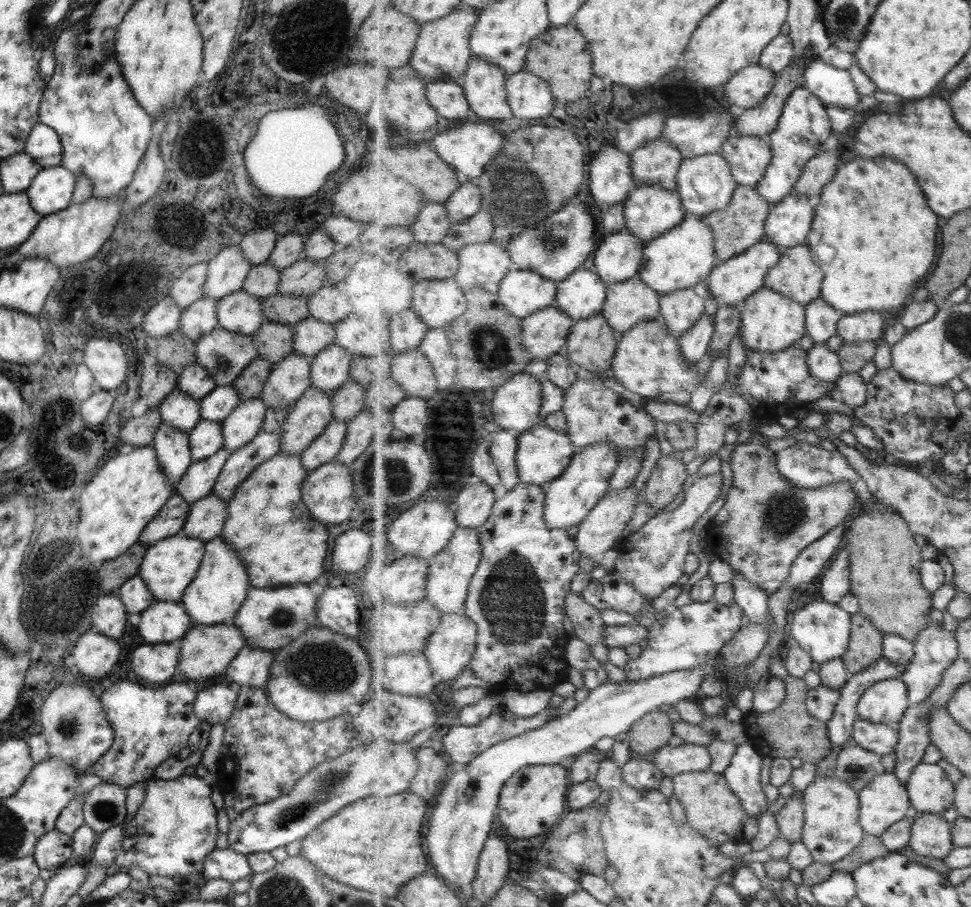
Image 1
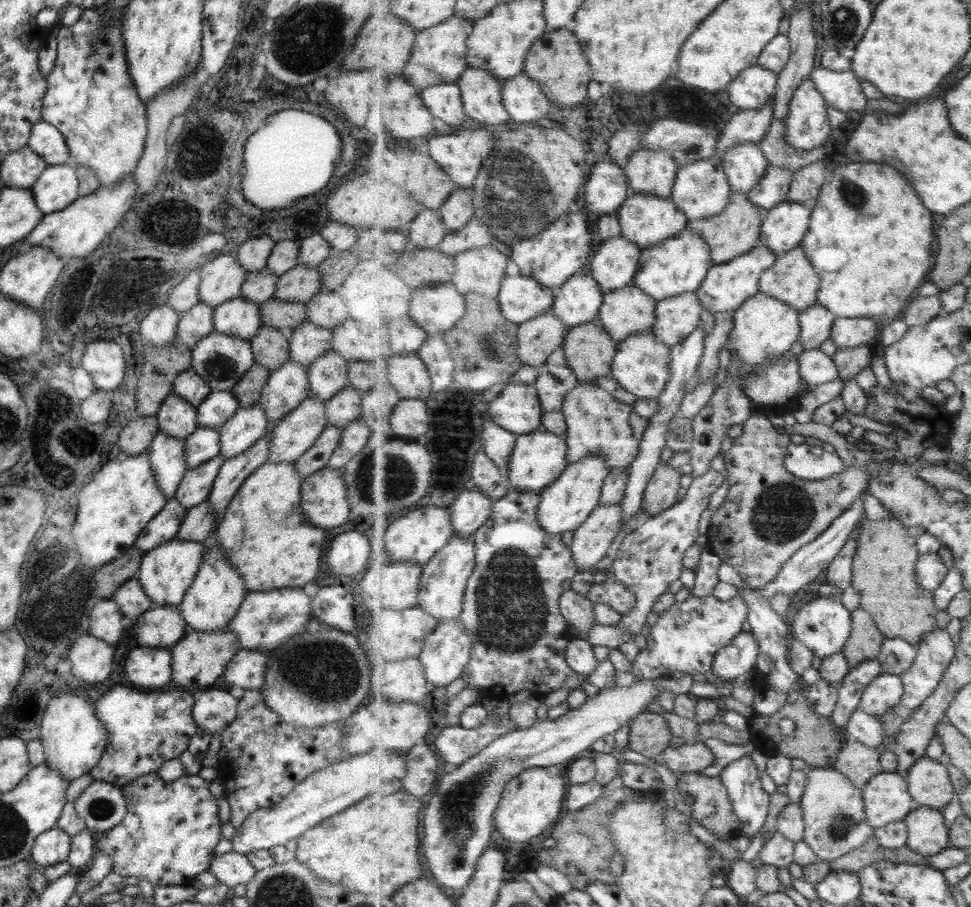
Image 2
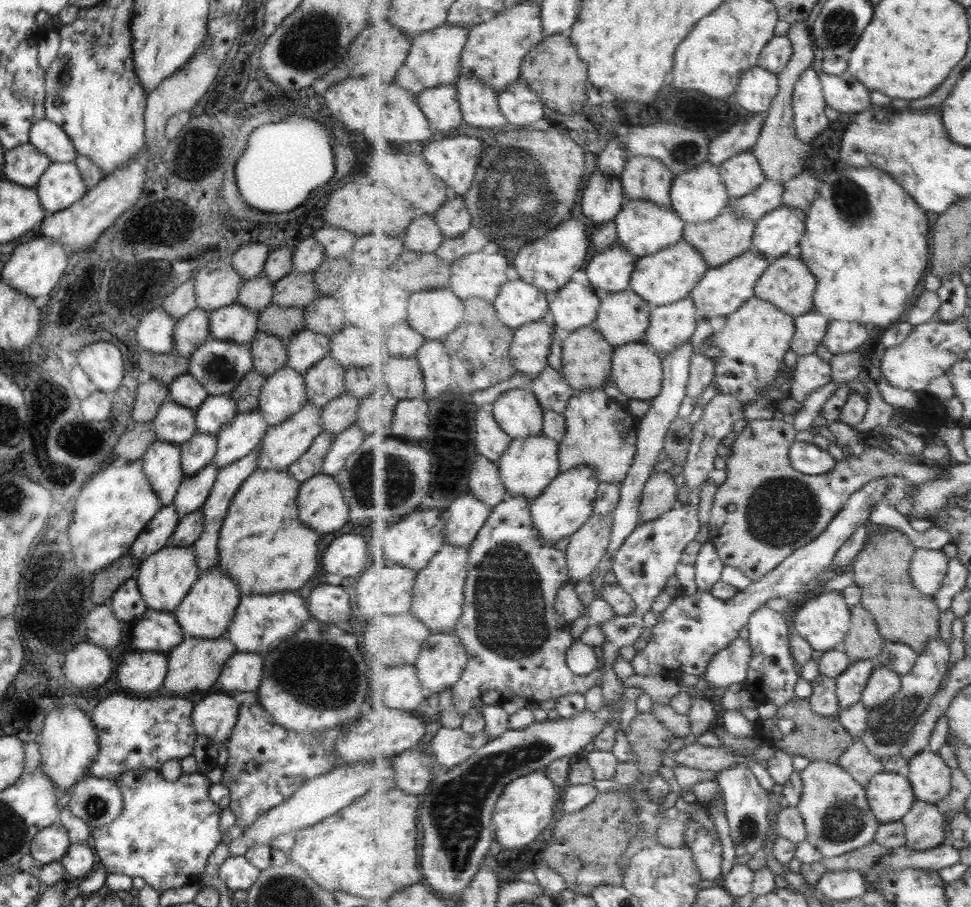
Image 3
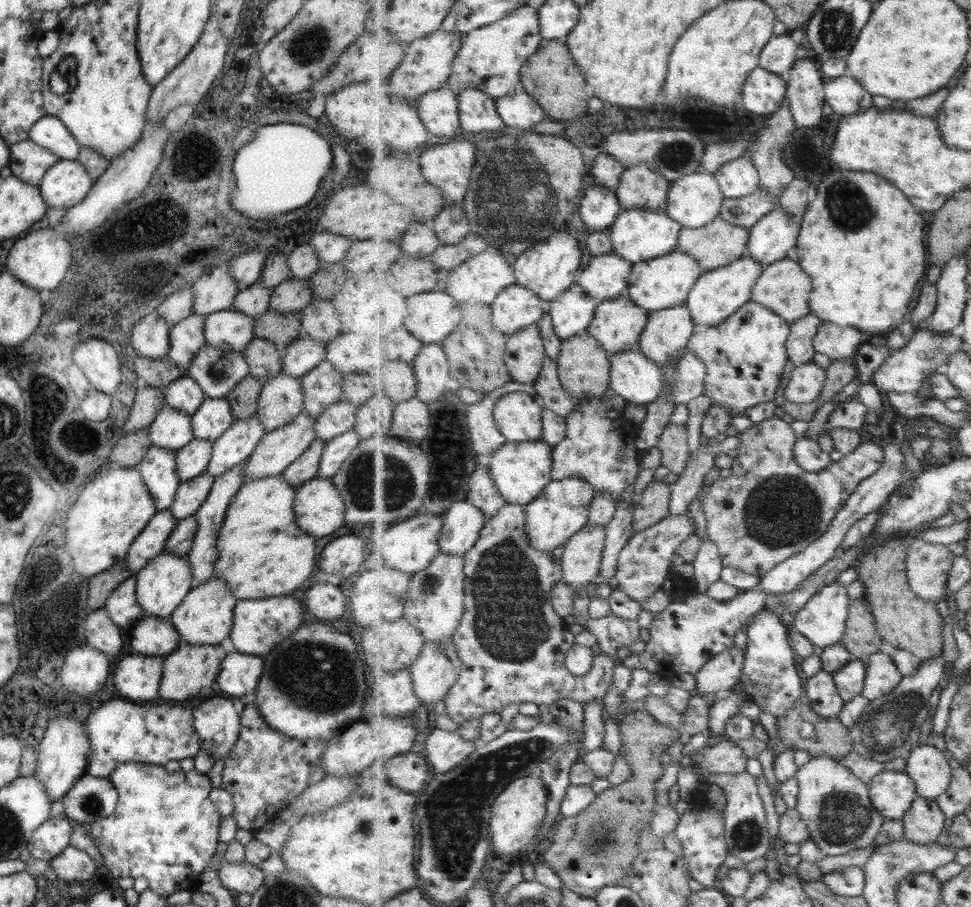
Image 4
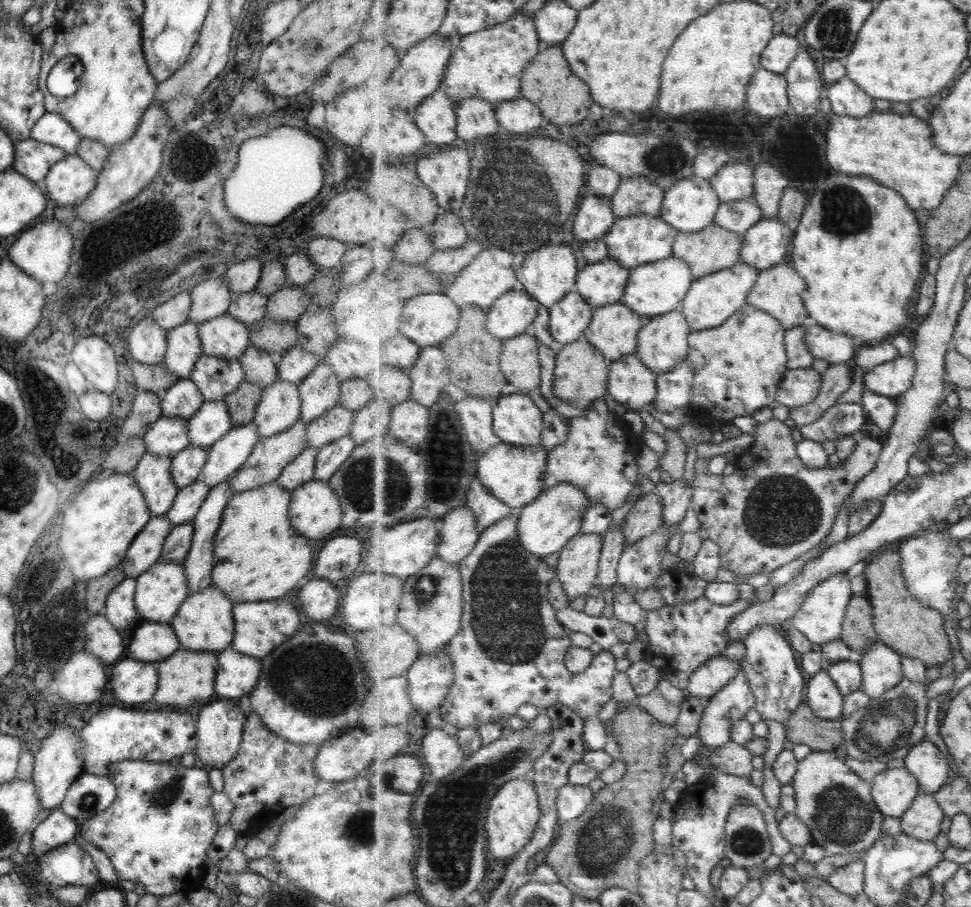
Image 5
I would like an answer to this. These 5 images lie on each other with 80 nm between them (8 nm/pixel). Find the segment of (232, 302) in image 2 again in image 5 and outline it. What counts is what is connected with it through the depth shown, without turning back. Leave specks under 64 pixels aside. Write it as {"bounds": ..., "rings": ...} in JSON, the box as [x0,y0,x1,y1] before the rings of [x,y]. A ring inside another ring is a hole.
{"bounds":[198,313,250,359],"rings":[[[226,313],[198,325],[203,355],[227,359],[241,358],[250,344],[247,325]]]}

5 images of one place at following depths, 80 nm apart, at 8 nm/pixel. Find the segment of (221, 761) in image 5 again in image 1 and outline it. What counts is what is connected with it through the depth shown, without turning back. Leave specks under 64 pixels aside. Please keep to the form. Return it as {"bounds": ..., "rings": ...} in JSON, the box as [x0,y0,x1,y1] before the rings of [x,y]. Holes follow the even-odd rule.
{"bounds":[193,683,237,724],"rings":[[[227,683],[203,685],[193,701],[193,714],[199,722],[223,724],[234,709],[237,693]]]}

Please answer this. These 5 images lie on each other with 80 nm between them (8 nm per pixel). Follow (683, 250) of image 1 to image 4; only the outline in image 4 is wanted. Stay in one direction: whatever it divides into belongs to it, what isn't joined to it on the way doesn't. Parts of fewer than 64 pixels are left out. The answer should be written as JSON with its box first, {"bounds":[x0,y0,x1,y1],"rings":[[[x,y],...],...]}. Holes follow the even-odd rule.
{"bounds":[629,249,704,313],"rings":[[[675,249],[662,257],[652,258],[632,265],[632,276],[629,277],[630,296],[642,309],[650,313],[656,310],[685,305],[689,293],[704,273],[700,262],[689,253]]]}

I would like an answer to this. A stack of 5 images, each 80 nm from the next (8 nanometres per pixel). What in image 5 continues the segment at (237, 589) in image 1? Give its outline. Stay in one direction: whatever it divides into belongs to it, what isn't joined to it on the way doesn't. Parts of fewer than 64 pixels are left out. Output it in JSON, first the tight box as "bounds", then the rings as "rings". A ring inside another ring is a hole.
{"bounds":[170,585,234,653],"rings":[[[212,585],[199,592],[188,594],[170,620],[170,627],[179,641],[179,649],[193,652],[219,653],[232,641],[234,620],[232,603],[222,590]]]}

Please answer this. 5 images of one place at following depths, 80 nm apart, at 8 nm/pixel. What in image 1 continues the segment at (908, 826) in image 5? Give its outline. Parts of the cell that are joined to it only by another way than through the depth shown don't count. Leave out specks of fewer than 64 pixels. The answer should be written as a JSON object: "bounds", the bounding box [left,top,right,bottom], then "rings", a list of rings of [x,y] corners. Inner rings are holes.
{"bounds":[910,812,954,859],"rings":[[[918,812],[913,819],[910,848],[919,856],[944,859],[954,847],[952,825],[941,814]]]}

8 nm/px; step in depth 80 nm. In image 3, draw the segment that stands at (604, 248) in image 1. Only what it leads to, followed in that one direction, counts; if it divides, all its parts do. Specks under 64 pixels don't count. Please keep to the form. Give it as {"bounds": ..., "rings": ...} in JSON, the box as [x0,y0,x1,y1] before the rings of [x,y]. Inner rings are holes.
{"bounds":[586,242,637,294],"rings":[[[617,242],[605,250],[595,252],[586,267],[587,283],[598,294],[620,293],[631,288],[637,258],[628,248]]]}

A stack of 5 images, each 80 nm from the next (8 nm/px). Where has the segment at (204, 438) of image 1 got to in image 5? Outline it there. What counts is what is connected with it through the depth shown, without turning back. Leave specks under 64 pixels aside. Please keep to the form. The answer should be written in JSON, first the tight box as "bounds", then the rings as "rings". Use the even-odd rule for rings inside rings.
{"bounds":[169,445,207,488],"rings":[[[188,445],[173,456],[169,474],[177,488],[187,486],[198,478],[205,465],[207,452],[206,448]]]}

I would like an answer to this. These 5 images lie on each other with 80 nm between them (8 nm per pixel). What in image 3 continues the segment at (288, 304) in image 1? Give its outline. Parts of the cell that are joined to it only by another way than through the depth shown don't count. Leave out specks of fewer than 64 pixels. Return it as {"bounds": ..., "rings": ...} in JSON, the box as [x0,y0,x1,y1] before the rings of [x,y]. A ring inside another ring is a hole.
{"bounds":[257,304,305,341],"rings":[[[269,304],[257,313],[257,330],[278,336],[283,341],[287,341],[305,325],[302,307]]]}

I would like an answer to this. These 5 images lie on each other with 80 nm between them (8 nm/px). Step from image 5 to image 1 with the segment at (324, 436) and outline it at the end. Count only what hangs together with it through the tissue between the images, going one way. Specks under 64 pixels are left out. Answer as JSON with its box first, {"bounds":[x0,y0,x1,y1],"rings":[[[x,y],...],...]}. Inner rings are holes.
{"bounds":[331,379,365,422],"rings":[[[353,379],[345,381],[338,389],[331,392],[332,418],[346,422],[359,411],[364,410],[365,387]]]}

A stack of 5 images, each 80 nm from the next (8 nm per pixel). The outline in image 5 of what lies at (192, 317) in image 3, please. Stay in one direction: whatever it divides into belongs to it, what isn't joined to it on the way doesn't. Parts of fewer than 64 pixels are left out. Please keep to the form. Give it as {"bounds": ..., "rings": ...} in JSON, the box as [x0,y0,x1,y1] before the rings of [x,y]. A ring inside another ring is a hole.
{"bounds":[162,320,202,379],"rings":[[[189,320],[166,332],[166,353],[162,363],[179,379],[187,379],[197,357],[202,354],[198,324]]]}

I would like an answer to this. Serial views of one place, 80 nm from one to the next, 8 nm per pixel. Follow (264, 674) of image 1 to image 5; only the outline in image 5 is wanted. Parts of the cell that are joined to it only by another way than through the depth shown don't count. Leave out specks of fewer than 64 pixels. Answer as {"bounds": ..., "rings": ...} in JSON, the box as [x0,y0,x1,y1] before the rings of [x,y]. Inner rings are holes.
{"bounds":[214,649,261,698],"rings":[[[225,649],[217,653],[214,692],[221,698],[247,696],[259,678],[261,666],[253,657]]]}

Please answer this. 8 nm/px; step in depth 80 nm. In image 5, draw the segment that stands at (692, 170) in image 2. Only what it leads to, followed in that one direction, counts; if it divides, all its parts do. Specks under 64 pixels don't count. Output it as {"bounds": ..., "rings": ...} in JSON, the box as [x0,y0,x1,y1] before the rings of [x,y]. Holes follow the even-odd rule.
{"bounds":[661,174,721,233],"rings":[[[693,174],[665,192],[661,217],[678,233],[697,233],[714,223],[721,203],[712,182]]]}

